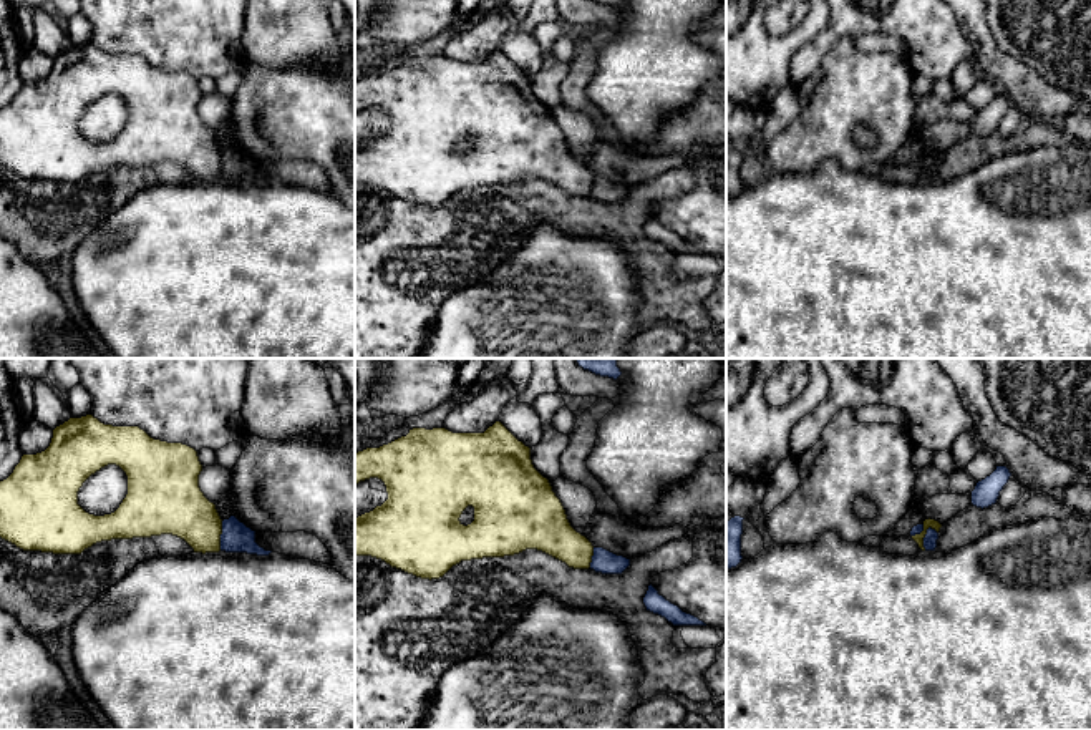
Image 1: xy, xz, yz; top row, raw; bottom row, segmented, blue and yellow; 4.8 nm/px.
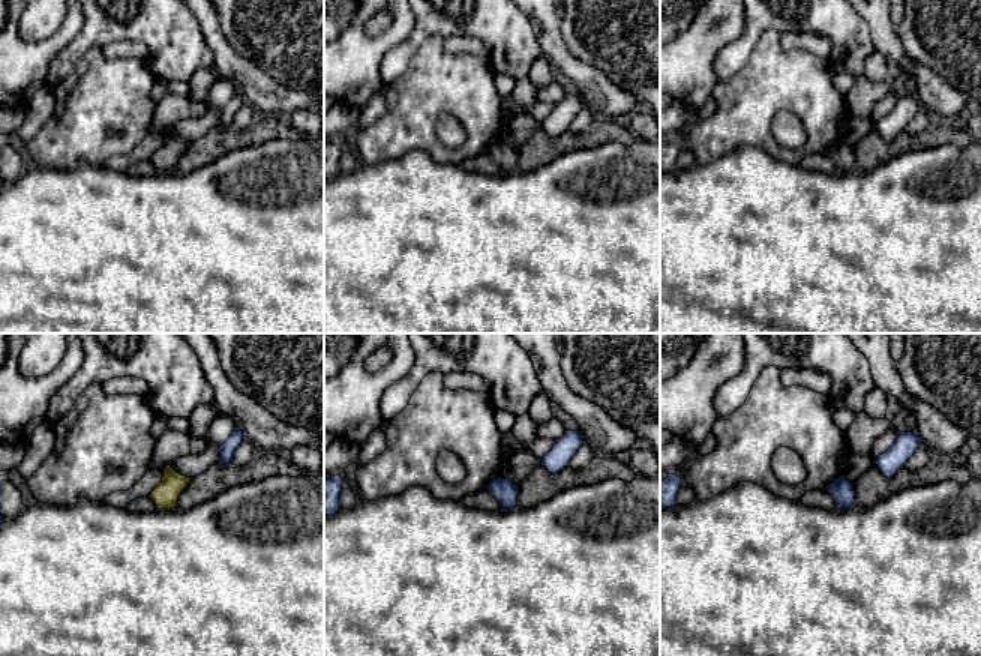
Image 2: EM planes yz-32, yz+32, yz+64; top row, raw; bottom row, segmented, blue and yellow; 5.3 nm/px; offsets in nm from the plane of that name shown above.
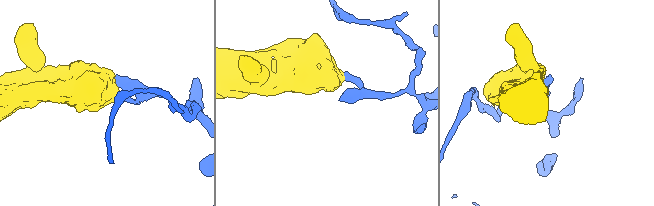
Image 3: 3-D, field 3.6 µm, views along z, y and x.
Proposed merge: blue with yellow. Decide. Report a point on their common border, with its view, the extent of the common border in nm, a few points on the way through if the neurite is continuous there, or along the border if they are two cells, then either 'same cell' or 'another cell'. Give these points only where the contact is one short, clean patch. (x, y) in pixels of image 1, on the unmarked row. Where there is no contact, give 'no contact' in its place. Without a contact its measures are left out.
contact yz (924, 166); length 130 nm; border yz (922, 153), (926, 178); another cell

